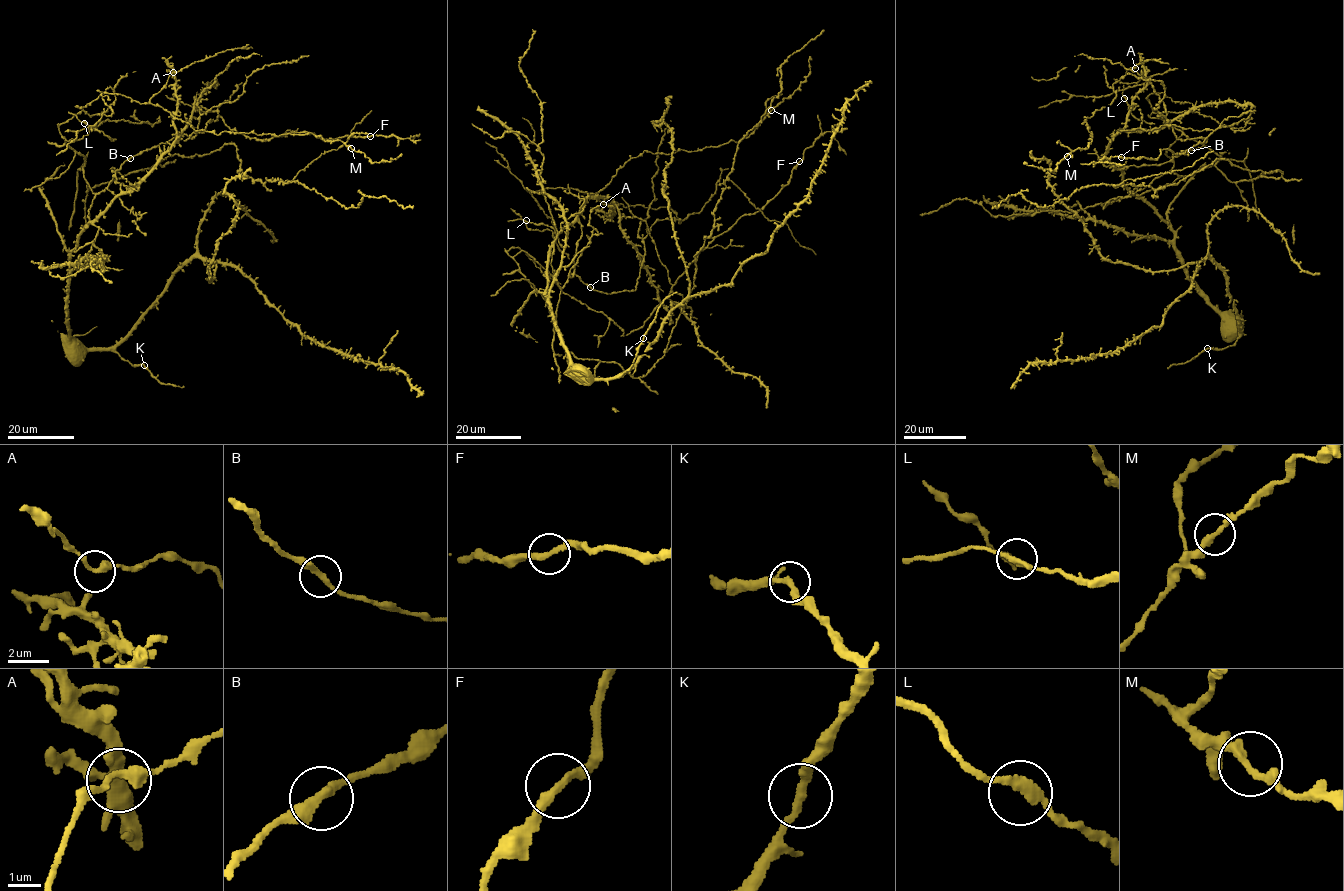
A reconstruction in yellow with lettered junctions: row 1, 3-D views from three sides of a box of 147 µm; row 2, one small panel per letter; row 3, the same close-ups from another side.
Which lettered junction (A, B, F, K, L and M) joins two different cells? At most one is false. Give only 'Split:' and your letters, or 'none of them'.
Split: none of them

